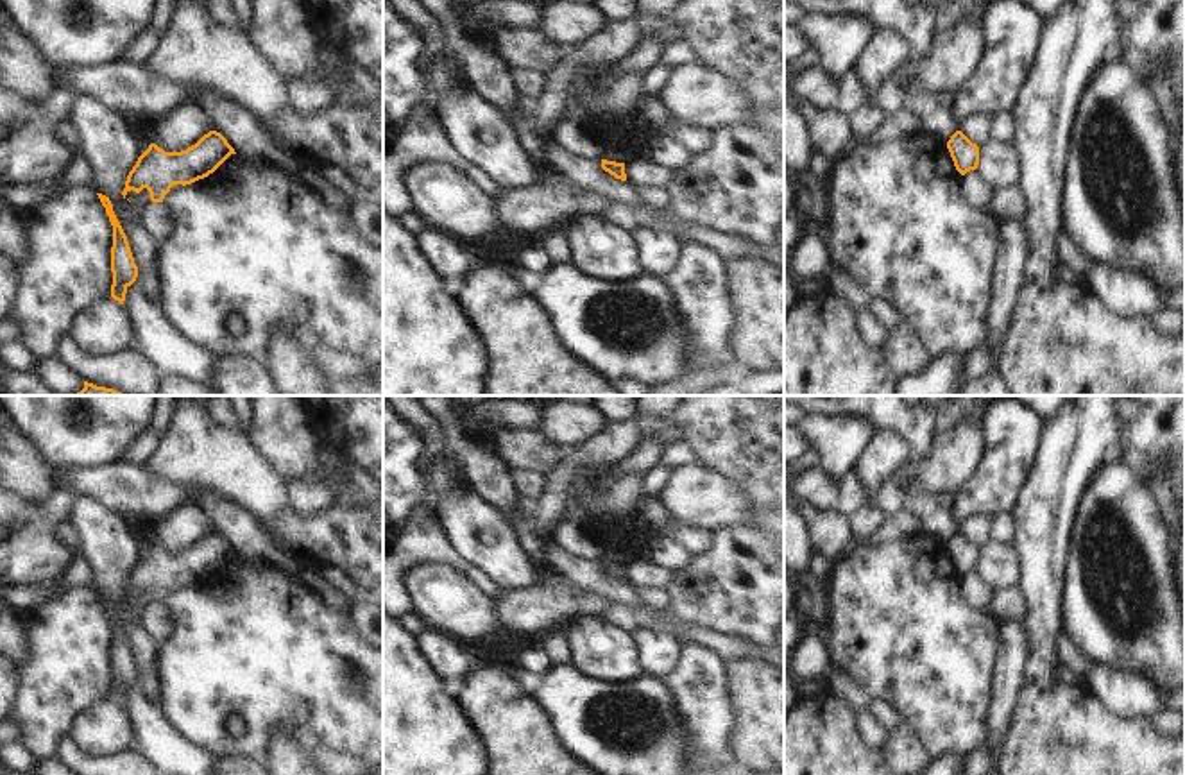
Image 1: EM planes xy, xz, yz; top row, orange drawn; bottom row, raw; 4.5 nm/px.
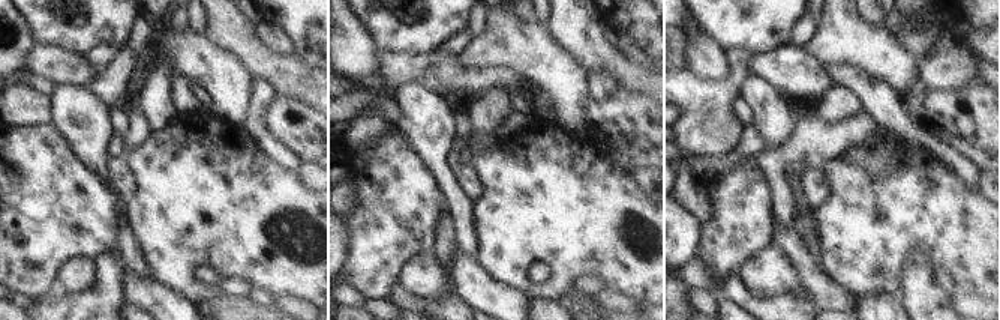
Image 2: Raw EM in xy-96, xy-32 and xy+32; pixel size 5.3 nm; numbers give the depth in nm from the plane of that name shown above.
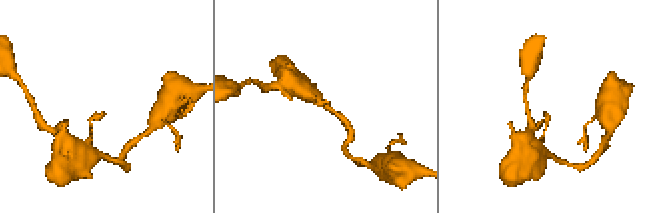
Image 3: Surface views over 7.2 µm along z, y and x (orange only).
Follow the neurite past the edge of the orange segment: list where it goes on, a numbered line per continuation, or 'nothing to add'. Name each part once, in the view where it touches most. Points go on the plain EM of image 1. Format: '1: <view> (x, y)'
nothing to add

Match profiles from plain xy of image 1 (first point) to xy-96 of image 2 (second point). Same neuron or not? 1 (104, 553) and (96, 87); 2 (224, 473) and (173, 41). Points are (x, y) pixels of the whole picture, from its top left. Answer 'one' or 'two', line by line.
1: two
2: one

